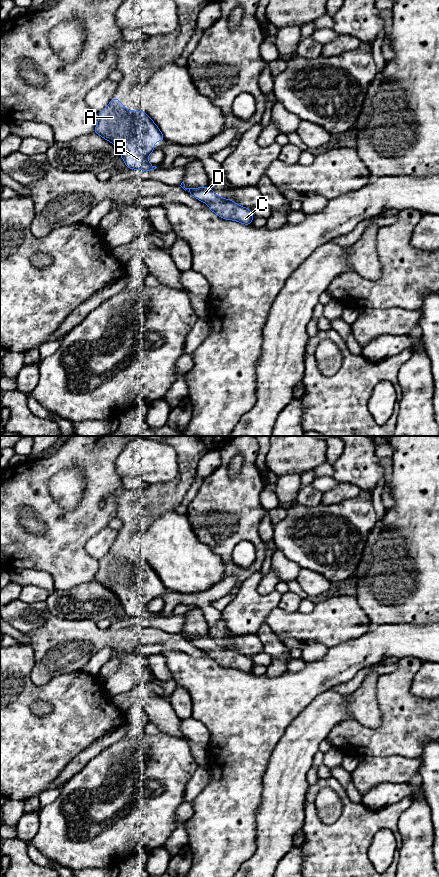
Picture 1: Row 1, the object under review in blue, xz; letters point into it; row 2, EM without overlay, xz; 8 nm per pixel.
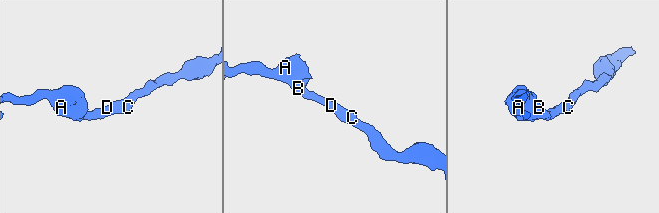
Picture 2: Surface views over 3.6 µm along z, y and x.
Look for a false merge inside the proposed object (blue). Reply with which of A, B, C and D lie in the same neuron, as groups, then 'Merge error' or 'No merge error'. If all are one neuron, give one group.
Groups: A B C D. No merge error

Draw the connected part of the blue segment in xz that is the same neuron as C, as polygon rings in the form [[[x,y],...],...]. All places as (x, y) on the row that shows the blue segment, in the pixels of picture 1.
[[[184,181],[180,185],[185,191],[193,195],[199,201],[209,205],[209,209],[223,219],[235,220],[245,225],[251,225],[253,214],[249,208],[241,207],[232,199],[224,199],[217,196],[209,187],[186,188]]]

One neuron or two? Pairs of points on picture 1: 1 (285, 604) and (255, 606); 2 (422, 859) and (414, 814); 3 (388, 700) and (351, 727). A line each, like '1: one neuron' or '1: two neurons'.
1: two neurons
2: one neuron
3: one neuron

